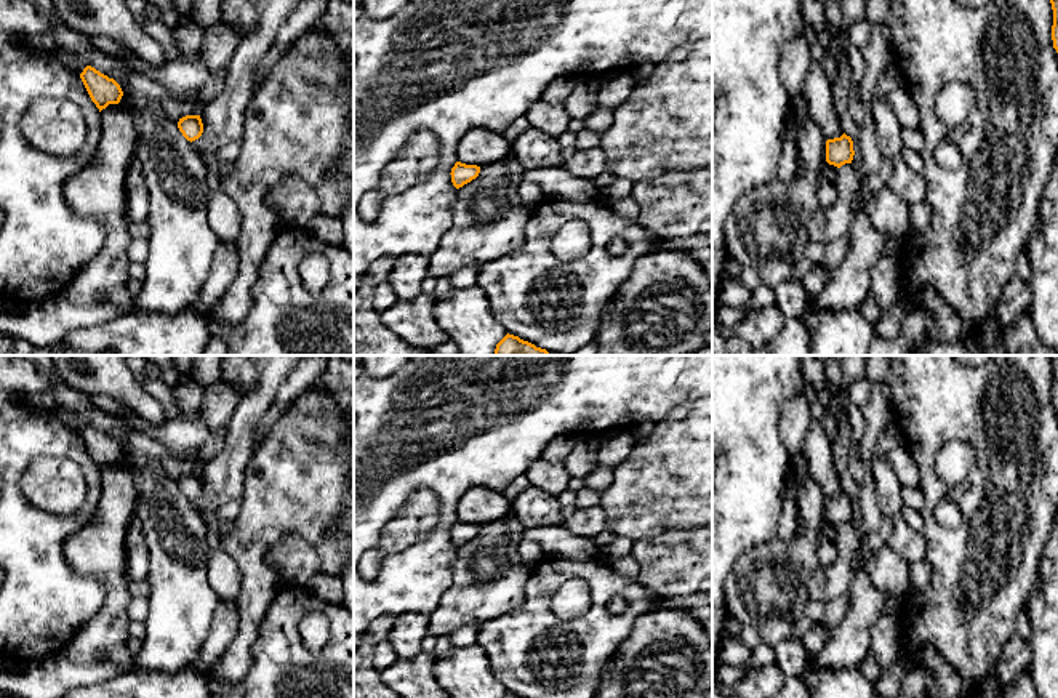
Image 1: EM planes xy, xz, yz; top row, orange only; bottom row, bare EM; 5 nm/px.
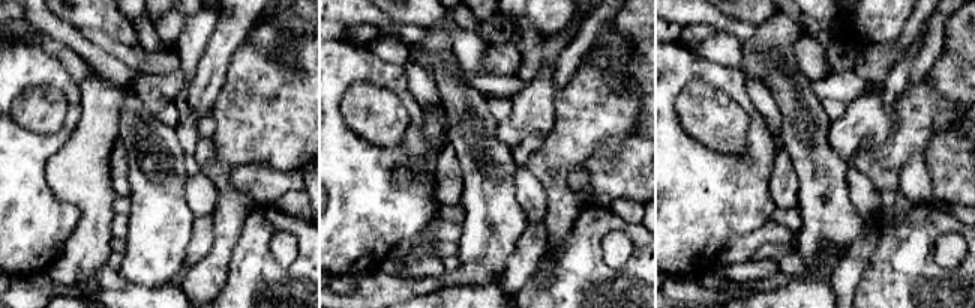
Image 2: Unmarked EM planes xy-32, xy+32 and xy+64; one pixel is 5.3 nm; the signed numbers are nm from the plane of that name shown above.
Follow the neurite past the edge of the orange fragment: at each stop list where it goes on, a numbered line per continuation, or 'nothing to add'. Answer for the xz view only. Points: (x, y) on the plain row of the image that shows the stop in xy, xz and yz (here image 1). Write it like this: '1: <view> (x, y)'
nothing to add

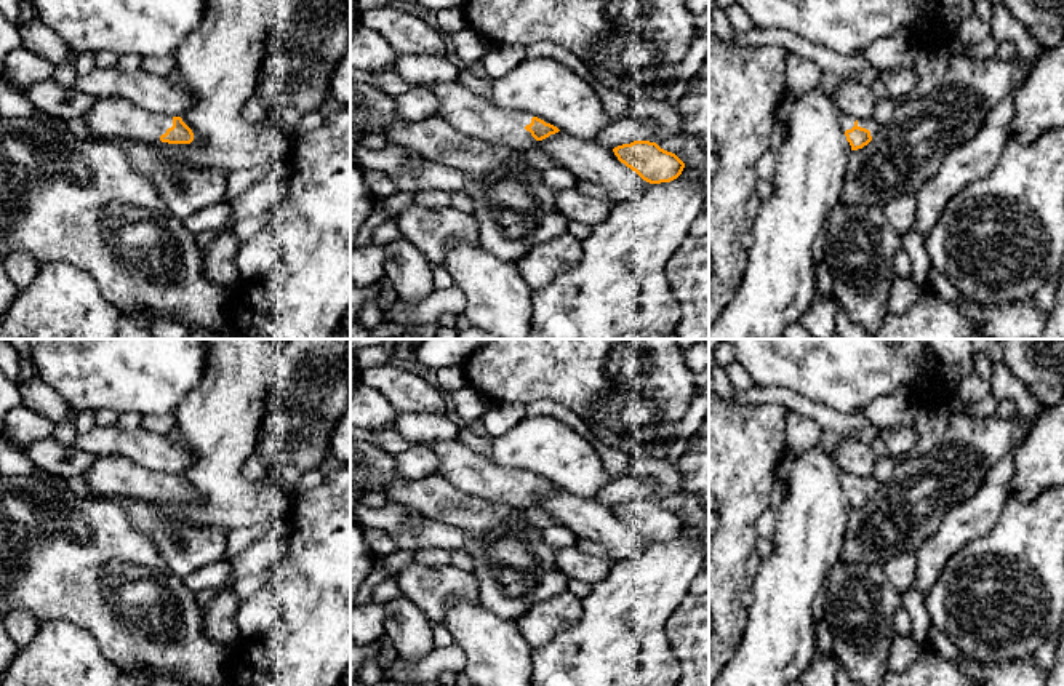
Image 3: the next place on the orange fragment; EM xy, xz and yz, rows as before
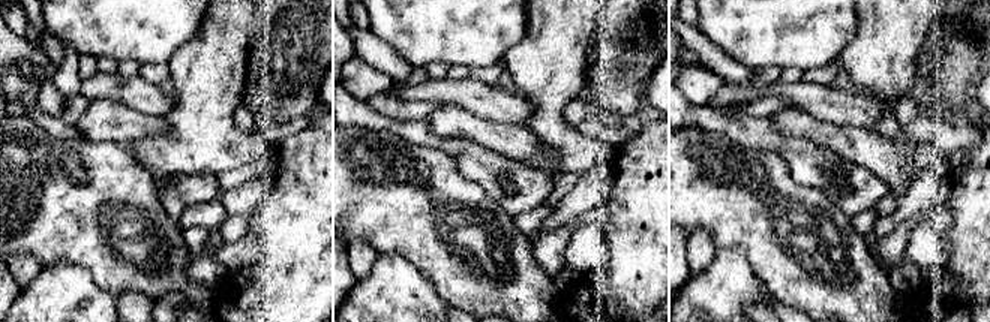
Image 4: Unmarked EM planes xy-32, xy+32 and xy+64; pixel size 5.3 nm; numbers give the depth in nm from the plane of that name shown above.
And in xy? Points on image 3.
1: xy (111, 475)

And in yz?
1: yz (847, 480)

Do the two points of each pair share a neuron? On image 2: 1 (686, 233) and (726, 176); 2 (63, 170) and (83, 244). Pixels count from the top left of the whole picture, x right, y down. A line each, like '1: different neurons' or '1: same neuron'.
1: same neuron
2: same neuron

